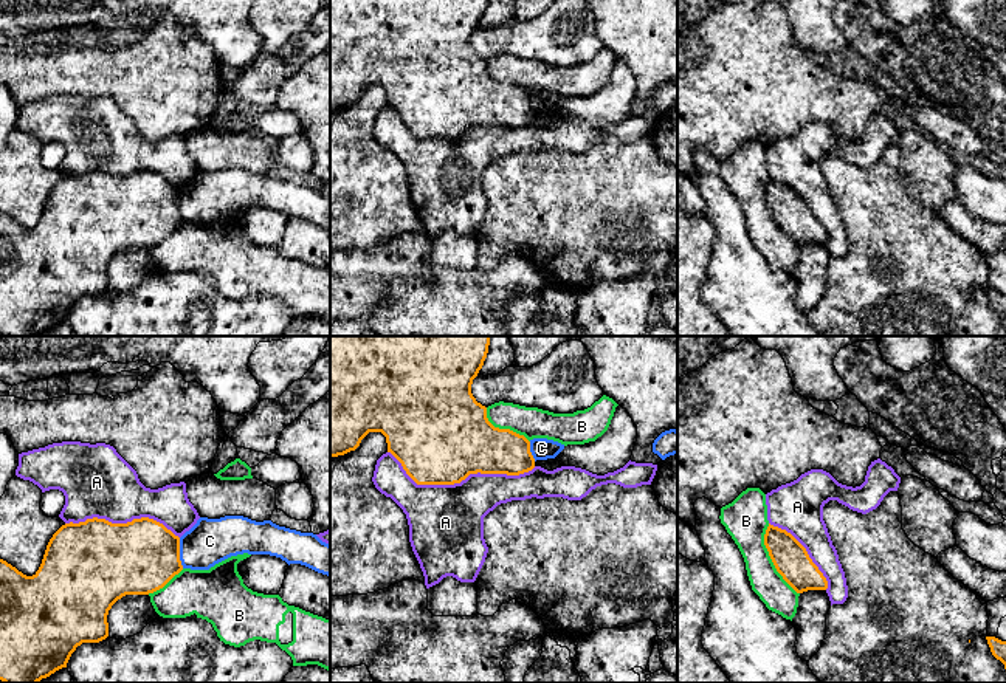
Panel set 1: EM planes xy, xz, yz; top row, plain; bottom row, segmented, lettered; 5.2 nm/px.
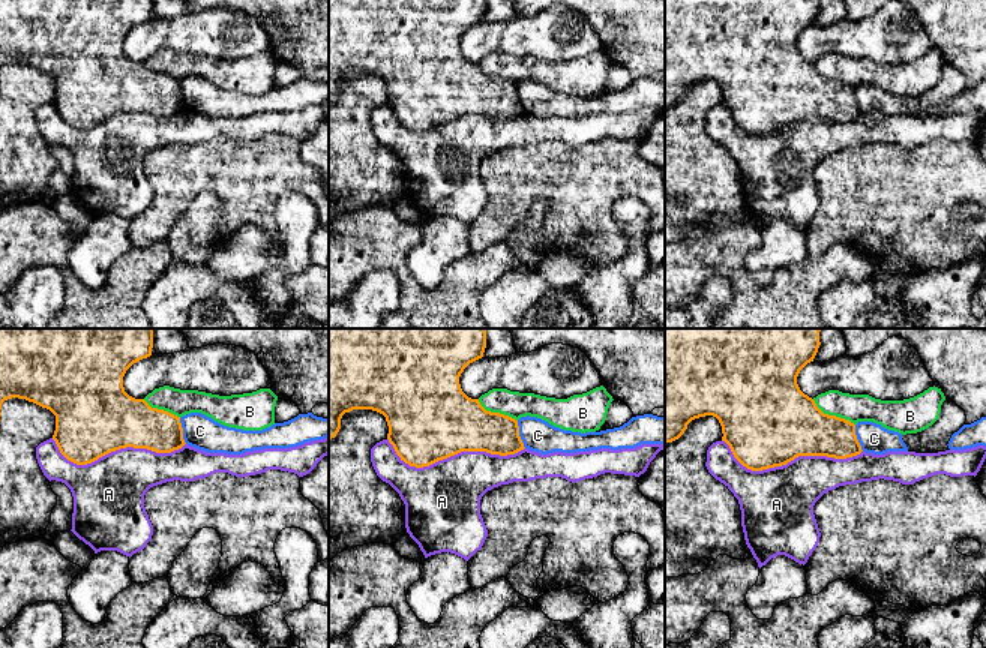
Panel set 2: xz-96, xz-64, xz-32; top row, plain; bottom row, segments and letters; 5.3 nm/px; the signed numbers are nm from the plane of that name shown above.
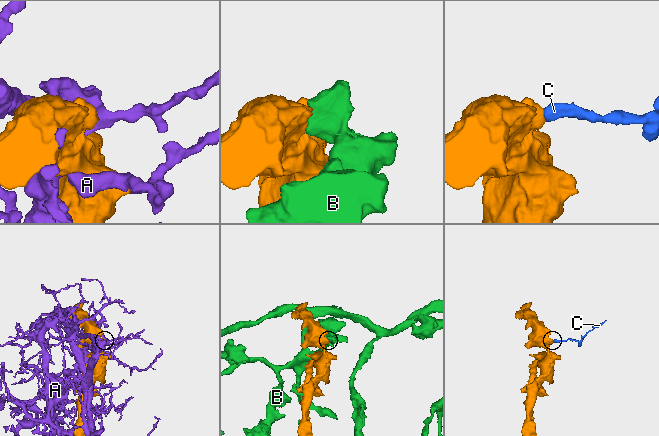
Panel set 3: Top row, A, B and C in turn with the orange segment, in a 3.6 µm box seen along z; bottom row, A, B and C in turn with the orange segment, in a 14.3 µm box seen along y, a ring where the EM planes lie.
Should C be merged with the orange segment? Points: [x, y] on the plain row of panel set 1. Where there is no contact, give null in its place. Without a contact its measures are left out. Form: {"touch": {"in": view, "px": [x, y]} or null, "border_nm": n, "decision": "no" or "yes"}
{"touch": {"in": "xy", "px": [179, 206]}, "border_nm": 160, "decision": "no"}

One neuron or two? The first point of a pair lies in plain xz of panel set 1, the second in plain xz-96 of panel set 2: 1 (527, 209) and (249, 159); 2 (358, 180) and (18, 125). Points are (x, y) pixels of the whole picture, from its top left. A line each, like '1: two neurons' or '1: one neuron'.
1: one neuron
2: one neuron

